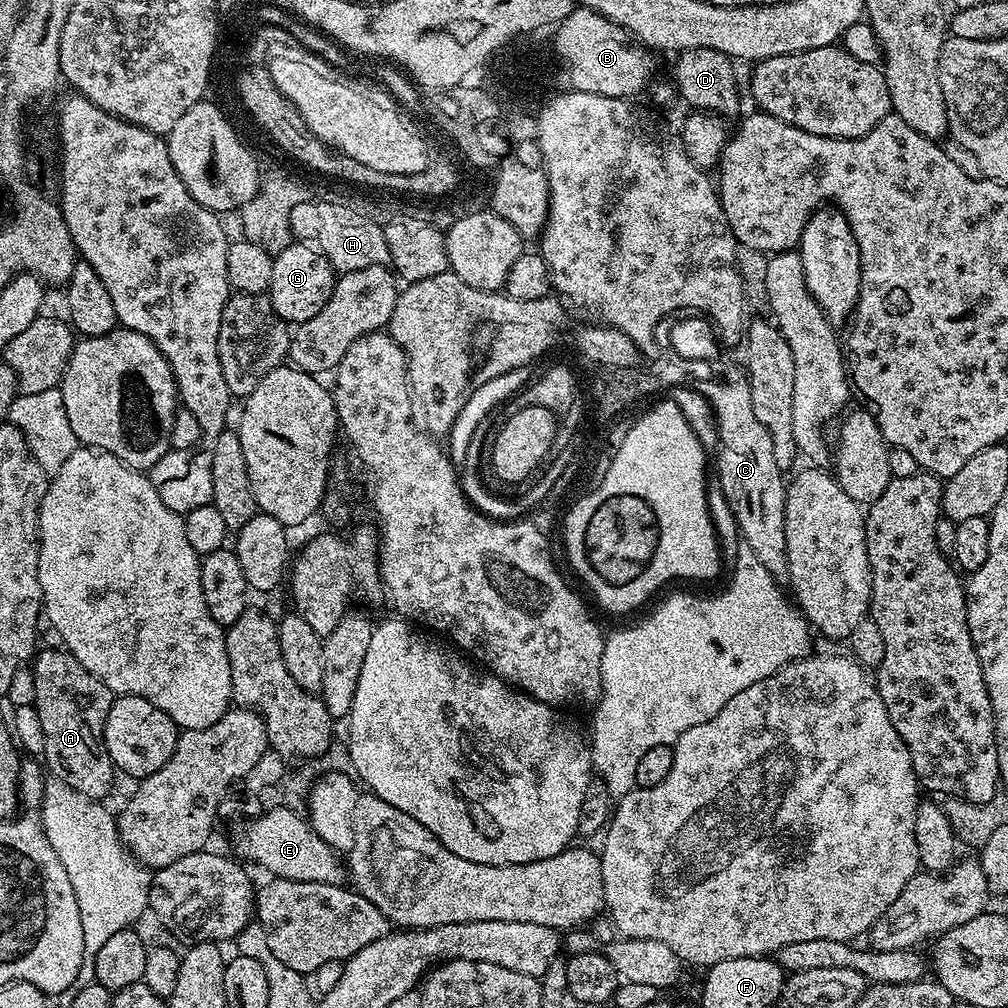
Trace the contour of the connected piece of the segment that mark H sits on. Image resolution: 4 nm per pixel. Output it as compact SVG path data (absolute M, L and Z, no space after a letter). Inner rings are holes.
M317 198L301 202L290 213L290 226L293 237L297 241L318 249L332 263L337 273L361 272L366 270L366 266L387 265L390 261L390 250L386 246L386 234L383 227L375 220L358 218L357 209L348 207L347 203L331 204L328 200L317 200Z

